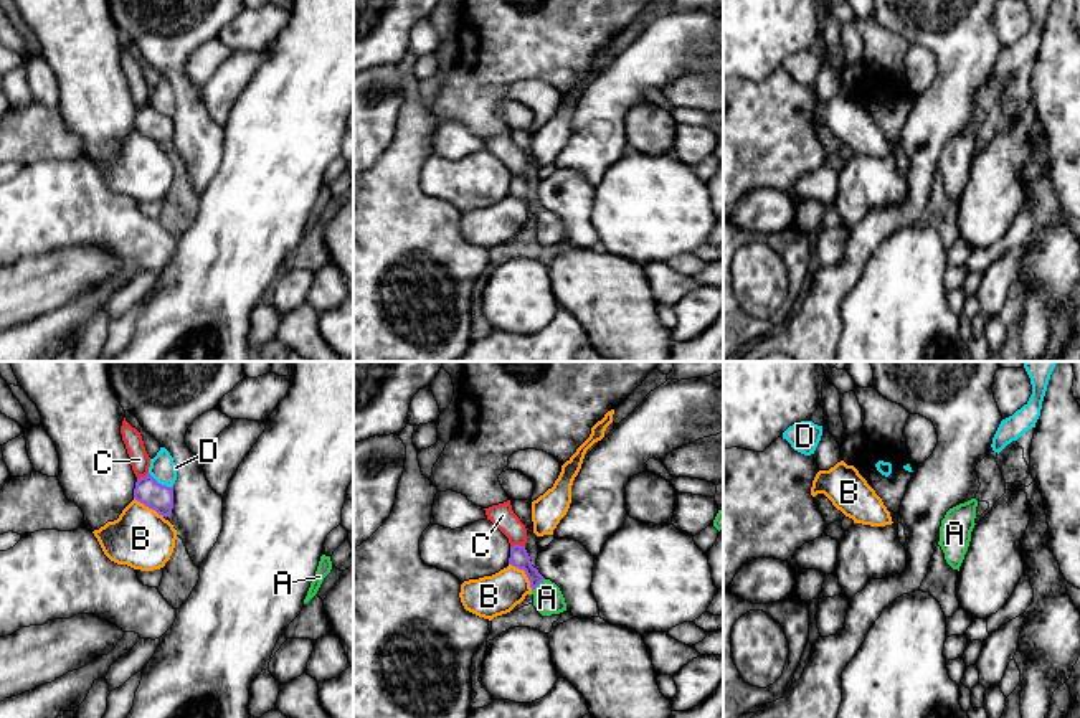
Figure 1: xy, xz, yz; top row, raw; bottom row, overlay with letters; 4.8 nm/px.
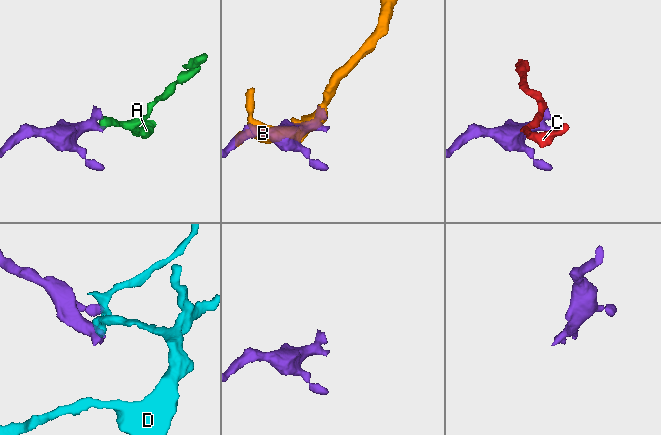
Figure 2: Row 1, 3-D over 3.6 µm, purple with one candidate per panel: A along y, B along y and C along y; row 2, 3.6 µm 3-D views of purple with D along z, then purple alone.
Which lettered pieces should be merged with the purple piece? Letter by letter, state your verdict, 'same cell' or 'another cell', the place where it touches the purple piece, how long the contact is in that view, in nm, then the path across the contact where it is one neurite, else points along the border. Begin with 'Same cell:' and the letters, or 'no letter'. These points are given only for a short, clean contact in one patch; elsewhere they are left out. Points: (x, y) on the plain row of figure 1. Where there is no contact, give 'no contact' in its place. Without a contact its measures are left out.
Same cell: A
A: same cell | xz (539, 213) | 90 nm | across xz (519, 187), (539, 213), (547, 228)
B: another cell | xz (525, 203) | 180 nm
C: another cell | xz (517, 175) | 70 nm
D: another cell | xy (161, 114) | 140 nm

